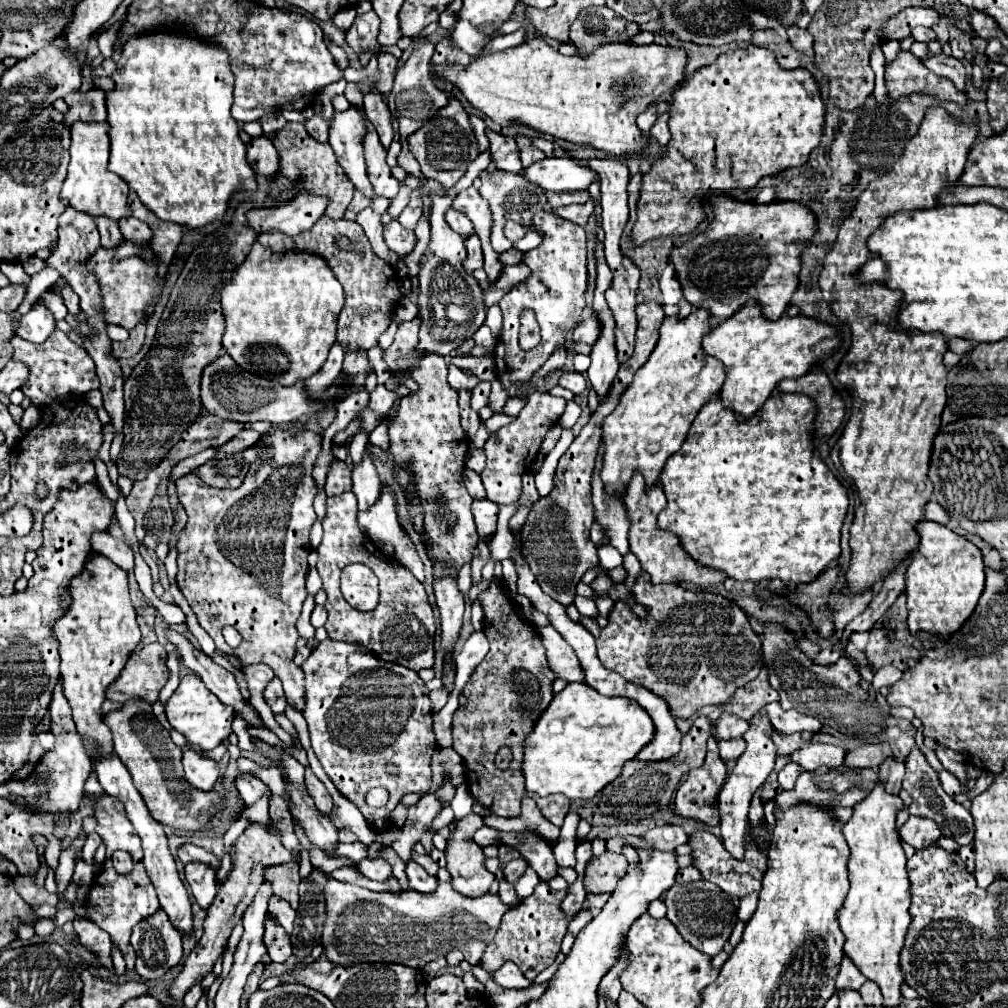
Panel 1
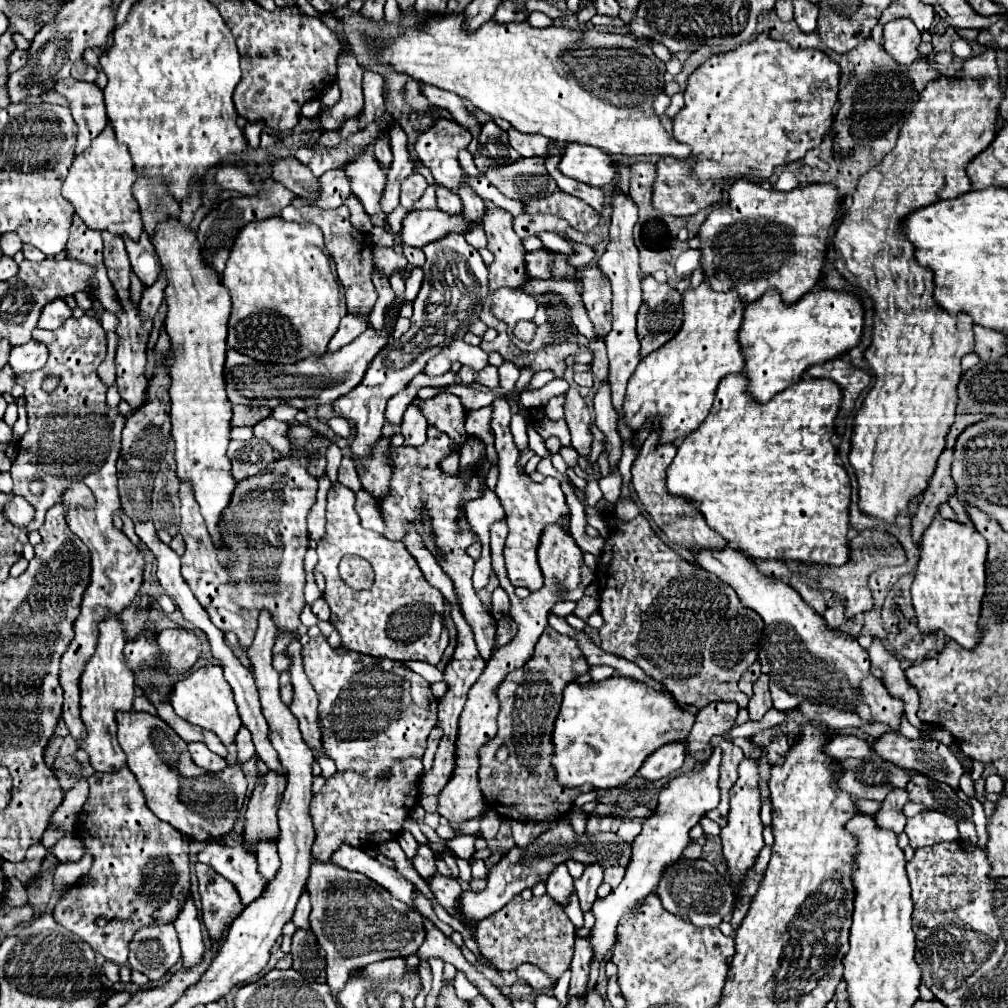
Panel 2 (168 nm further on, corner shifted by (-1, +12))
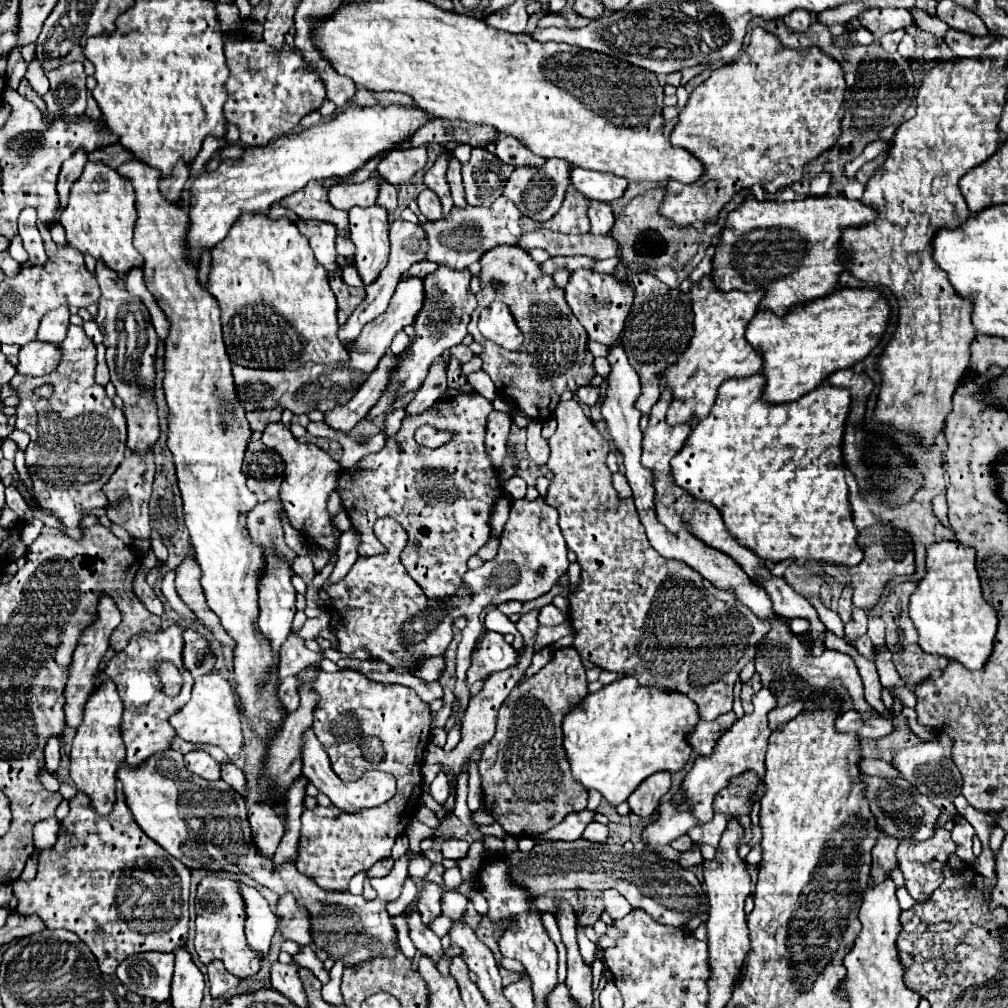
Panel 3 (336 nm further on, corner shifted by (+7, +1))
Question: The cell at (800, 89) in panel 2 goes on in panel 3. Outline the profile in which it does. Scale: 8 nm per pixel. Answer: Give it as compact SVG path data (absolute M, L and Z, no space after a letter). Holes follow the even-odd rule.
M755 28L746 51L732 63L712 71L710 79L692 91L688 105L682 109L670 141L696 153L696 157L704 163L706 173L694 185L684 185L678 181L666 183L666 199L662 201L660 211L678 227L716 223L722 207L742 189L758 183L766 191L776 193L778 189L800 181L804 167L820 153L832 149L842 133L838 111L844 103L844 91L844 71L834 57L826 55L818 47L802 51L788 49L776 36L763 28Z

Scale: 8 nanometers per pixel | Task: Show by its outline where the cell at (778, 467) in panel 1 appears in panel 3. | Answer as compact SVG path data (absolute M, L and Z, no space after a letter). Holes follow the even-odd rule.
M758 375L722 383L712 411L694 425L682 451L672 459L674 479L692 497L712 501L736 541L764 561L822 559L844 567L858 565L864 553L858 547L858 529L852 523L842 471L842 437L850 411L850 391L824 383L796 403L766 403L762 395L764 385L758 383Z

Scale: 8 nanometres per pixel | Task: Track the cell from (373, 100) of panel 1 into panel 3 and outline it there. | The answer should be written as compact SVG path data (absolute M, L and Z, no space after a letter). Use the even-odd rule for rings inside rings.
M382 183L382 191L378 195L378 207L386 209L388 213L396 211L396 207L398 207L398 191L396 191L394 185Z

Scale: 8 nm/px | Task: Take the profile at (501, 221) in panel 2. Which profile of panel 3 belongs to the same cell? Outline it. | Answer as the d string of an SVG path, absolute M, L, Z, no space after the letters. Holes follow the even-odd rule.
M494 247L480 259L480 293L478 309L484 309L490 301L502 301L508 305L518 329L524 335L524 343L518 351L508 351L494 341L488 341L478 331L478 313L472 315L468 333L484 347L480 353L484 361L484 371L494 381L498 395L512 401L516 409L536 421L552 419L560 395L564 391L576 391L584 385L590 385L594 371L594 357L588 351L588 333L574 317L572 309L564 299L564 289L556 287L550 275L540 269L524 249L520 247ZM498 279L502 289L494 291L492 281Z

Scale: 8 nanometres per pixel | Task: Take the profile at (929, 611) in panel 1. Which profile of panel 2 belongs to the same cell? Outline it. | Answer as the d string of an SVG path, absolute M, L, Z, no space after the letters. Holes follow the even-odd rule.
M936 516L924 530L920 542L920 562L912 582L912 606L922 632L942 630L964 648L974 648L980 640L978 618L986 578L986 540L974 526Z

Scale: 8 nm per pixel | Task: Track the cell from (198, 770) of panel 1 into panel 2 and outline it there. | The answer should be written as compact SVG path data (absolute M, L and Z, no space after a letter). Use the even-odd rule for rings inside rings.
M202 742L188 744L188 750L192 754L192 760L196 766L208 770L208 772L220 772L226 768L226 760L214 752L210 752Z

